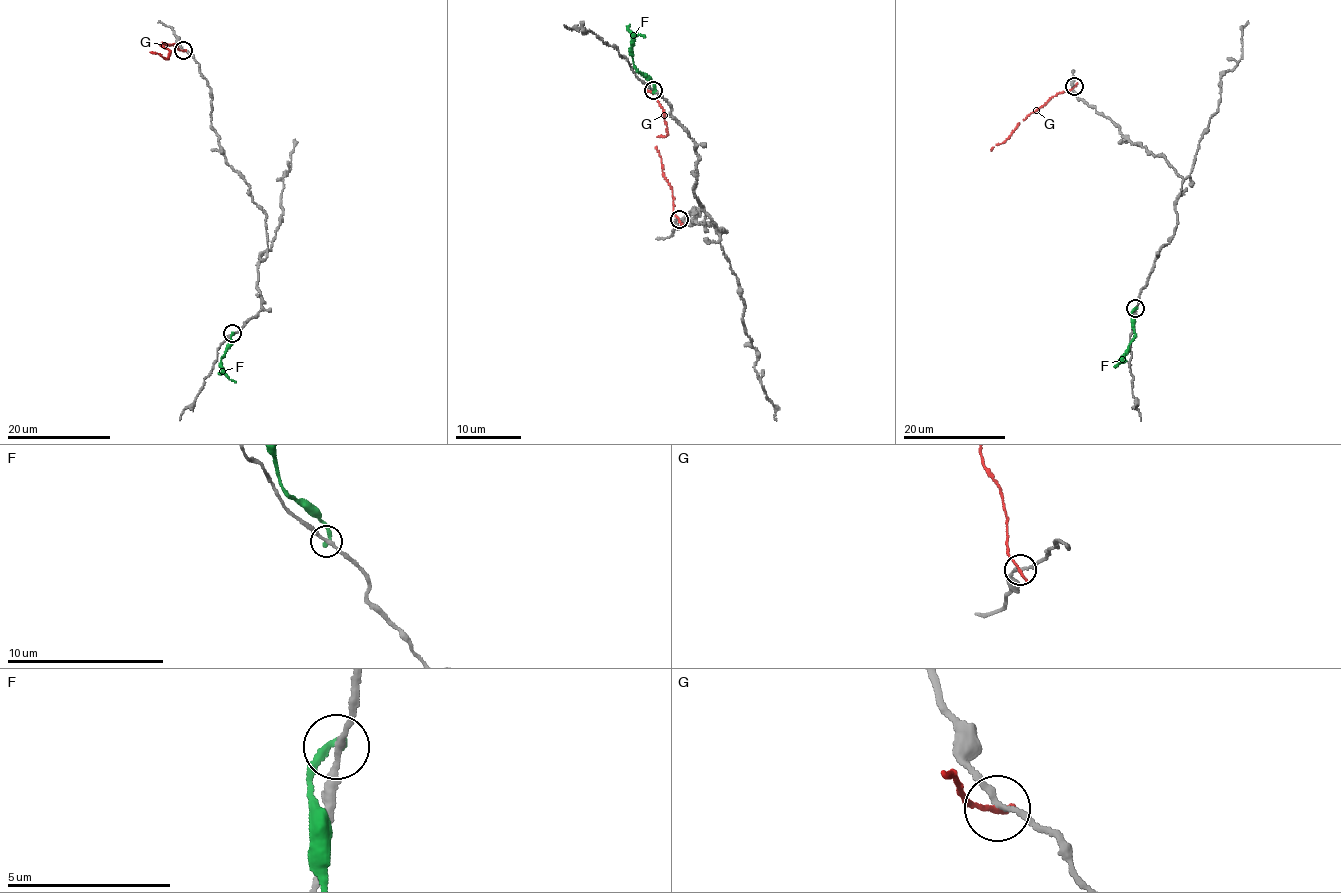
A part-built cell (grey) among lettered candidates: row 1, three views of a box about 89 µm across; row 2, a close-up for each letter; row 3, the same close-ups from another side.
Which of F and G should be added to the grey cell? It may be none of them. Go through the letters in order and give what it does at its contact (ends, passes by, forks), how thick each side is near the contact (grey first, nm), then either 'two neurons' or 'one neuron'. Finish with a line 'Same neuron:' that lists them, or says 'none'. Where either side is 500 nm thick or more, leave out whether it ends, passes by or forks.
F: it ends there; 180 nm thick on the grey side, 240 nm on the other; two neurons
G: it ends there; 160 nm thick on the grey side, 190 nm on the other; two neurons
Same neuron: none

